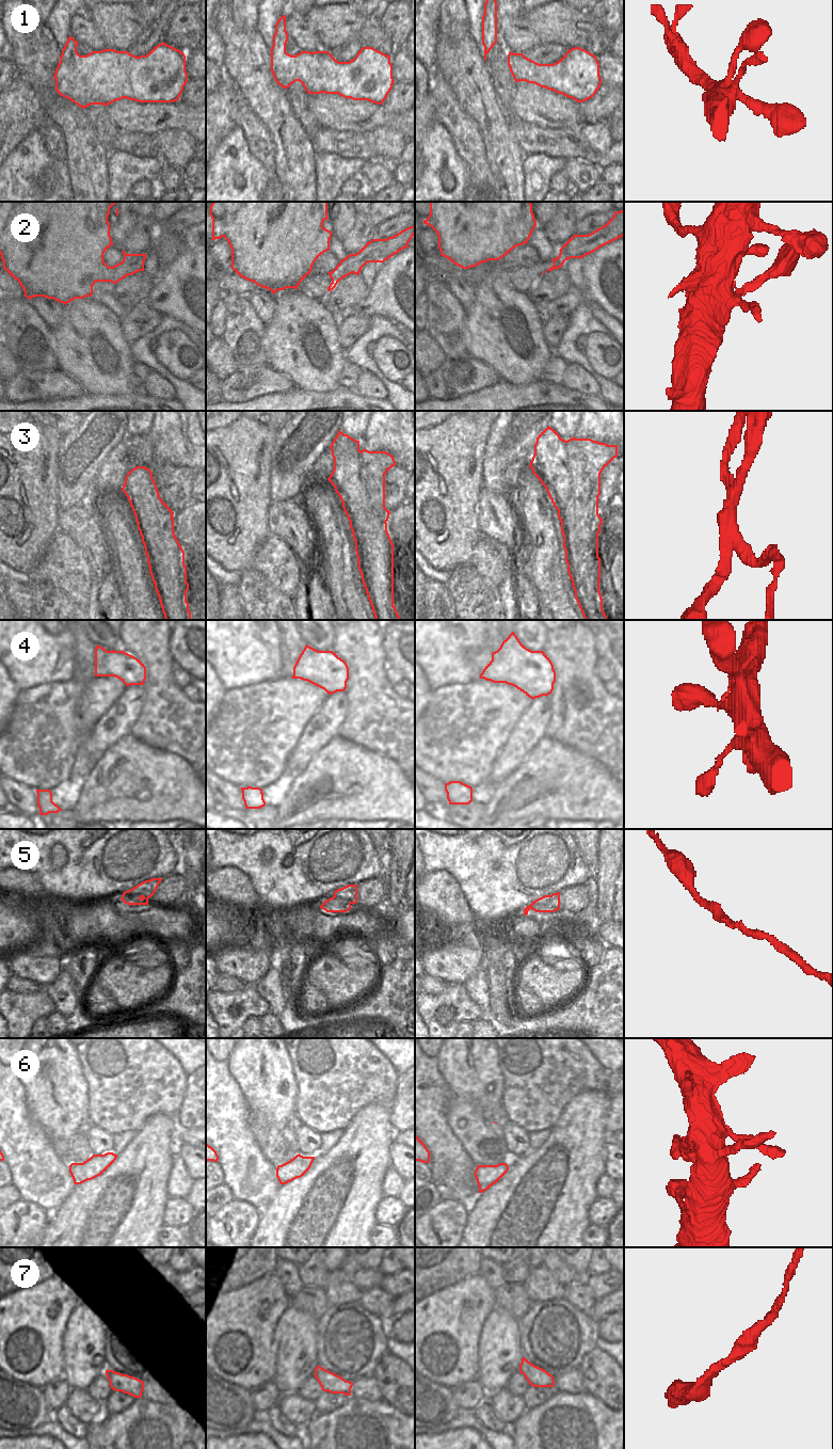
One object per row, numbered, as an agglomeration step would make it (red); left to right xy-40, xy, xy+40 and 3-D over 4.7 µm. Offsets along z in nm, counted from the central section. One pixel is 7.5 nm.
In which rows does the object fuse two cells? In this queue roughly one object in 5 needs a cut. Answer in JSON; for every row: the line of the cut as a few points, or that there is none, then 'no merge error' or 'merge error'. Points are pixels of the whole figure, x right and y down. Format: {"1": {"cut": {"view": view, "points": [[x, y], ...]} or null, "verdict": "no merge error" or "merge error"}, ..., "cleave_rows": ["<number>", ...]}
{"1": {"cut": null, "verdict": "no merge error"}, "2": {"cut": null, "verdict": "no merge error"}, "3": {"cut": {"view": "xy", "points": [[361, 451], [367, 505], [364, 529], [353, 537]]}, "verdict": "merge error"}, "4": {"cut": null, "verdict": "no merge error"}, "5": {"cut": null, "verdict": "no merge error"}, "6": {"cut": null, "verdict": "no merge error"}, "7": {"cut": null, "verdict": "no merge error"}, "cleave_rows": ["3"]}

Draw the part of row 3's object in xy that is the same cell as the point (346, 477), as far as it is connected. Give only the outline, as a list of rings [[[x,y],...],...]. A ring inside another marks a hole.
[[[339,430],[330,448],[334,469],[327,480],[340,497],[354,537],[364,531],[364,510],[368,504],[366,484],[362,478],[359,441]]]

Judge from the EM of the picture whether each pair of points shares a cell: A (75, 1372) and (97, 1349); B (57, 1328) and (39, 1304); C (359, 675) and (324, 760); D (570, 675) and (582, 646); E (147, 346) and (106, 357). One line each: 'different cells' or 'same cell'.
A: same cell
B: same cell
C: different cells
D: same cell
E: different cells

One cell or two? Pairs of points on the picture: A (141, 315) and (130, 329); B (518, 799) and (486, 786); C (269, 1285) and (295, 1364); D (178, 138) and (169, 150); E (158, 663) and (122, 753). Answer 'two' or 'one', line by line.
A: one
B: two
C: two
D: one
E: two

